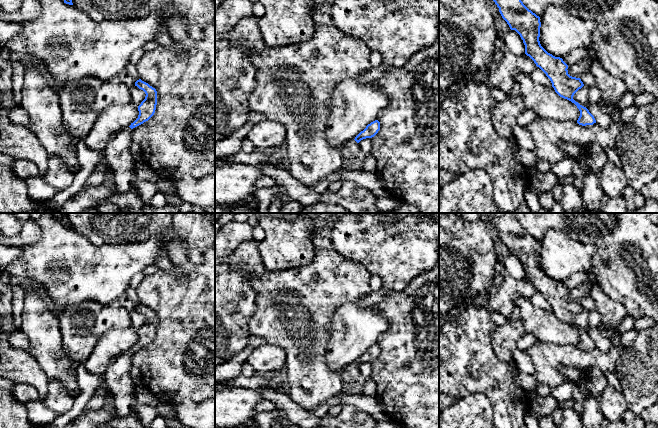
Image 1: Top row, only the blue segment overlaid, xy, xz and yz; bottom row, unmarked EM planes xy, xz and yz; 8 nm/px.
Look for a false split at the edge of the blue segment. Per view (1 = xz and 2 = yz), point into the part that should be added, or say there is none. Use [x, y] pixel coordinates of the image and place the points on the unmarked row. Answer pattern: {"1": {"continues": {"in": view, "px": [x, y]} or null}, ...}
{"1": {"continues": null}, "2": {"continues": null}}

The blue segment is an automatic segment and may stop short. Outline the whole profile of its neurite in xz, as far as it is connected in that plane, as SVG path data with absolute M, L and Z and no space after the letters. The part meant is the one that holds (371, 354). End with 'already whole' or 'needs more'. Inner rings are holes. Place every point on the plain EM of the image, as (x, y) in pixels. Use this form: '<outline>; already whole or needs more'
M375 344L368 348L366 352L355 361L354 364L359 367L363 363L372 362L378 357L379 354L380 346L378 344Z; already whole

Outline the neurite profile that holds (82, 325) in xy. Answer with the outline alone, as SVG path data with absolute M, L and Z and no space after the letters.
M83 301L58 312L58 321L64 352L75 366L85 363L105 332L131 326L129 312L118 301L113 301L108 305L95 301Z

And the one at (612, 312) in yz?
M598 284L592 285L590 295L595 302L595 309L601 316L601 324L608 330L615 330L627 316L625 307L610 298Z

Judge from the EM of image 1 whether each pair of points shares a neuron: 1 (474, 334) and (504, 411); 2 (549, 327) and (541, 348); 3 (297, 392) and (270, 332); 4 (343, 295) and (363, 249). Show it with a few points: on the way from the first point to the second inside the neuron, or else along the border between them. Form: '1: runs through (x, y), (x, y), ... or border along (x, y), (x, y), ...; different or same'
1: runs through (478, 353), (478, 358), (500, 381), (502, 392); same
2: border along (538, 340), (549, 344), (566, 345); different
3: runs through (296, 376), (293, 351), (286, 344); same
4: border along (336, 251), (347, 258), (359, 262), (371, 275); different

